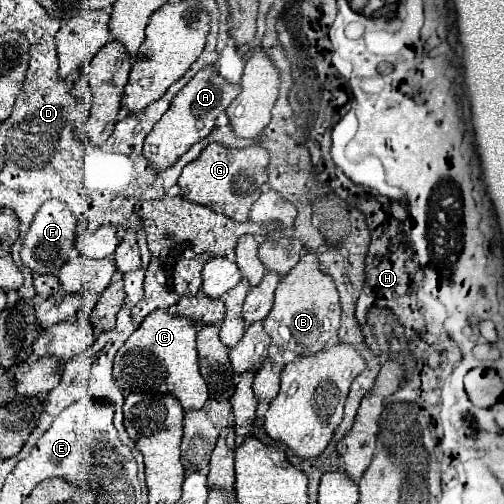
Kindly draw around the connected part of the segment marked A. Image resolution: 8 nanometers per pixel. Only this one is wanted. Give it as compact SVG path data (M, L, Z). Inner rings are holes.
M206 65L202 67L172 99L170 109L164 113L164 117L154 125L154 129L148 133L144 141L144 155L150 161L154 169L166 169L168 165L176 163L182 153L186 153L196 141L204 139L216 123L216 117L226 111L226 107L236 99L240 93L240 83L228 83L220 77L216 67Z

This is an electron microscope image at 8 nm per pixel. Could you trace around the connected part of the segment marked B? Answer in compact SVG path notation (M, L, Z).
M302 253L300 261L290 269L288 275L282 277L274 307L264 319L264 329L272 337L272 343L282 351L294 351L296 355L312 355L324 349L330 339L336 335L340 327L340 299L338 289L328 273L320 269L320 261L316 253Z

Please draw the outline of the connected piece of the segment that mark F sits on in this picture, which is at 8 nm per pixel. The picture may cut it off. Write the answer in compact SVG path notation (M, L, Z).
M60 199L46 201L38 209L38 213L36 213L28 233L26 233L26 239L24 239L24 245L22 245L22 253L20 253L24 265L30 267L30 271L34 275L58 273L60 267L64 265L64 261L68 261L68 255L70 255L70 251L76 245L76 227L78 227L78 221L70 213L66 201L60 201Z

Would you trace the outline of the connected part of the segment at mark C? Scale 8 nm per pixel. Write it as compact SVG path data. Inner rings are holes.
M166 309L152 311L118 349L114 359L114 377L124 395L138 391L160 391L178 397L186 411L200 409L208 399L208 387L200 375L196 327L192 325L192 319L172 315Z

